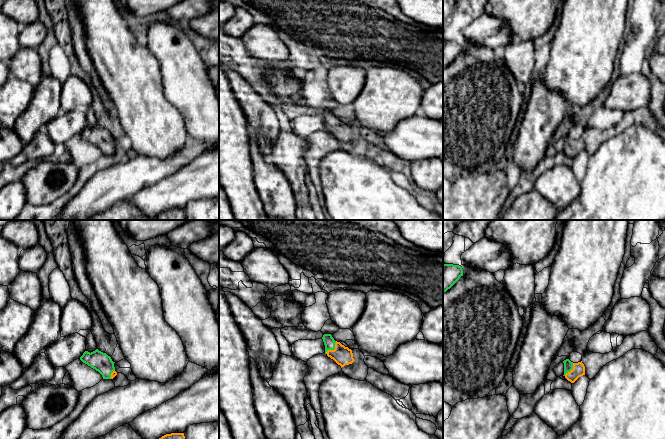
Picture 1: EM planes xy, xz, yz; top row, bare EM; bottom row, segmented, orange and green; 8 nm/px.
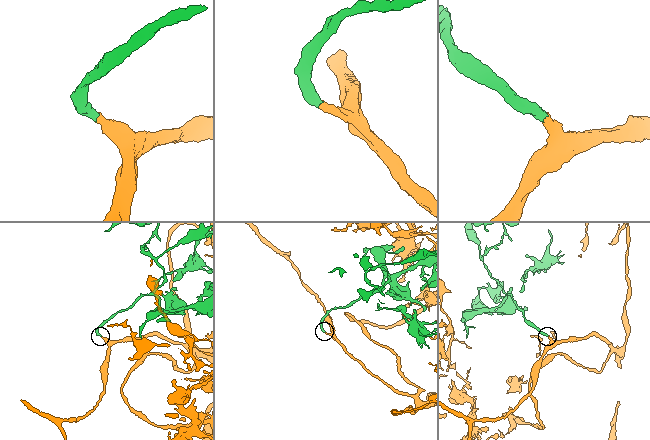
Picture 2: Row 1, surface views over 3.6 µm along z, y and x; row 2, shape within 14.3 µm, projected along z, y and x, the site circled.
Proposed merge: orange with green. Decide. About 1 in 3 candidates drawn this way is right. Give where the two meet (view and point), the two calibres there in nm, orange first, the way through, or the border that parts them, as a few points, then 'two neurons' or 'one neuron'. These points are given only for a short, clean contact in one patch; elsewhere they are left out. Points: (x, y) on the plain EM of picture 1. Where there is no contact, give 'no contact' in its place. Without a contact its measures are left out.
meets orange in xz at (334, 125); 150 nm thick on the orange side, 90 nm on the other; runs through xz (342, 131), (334, 125), (329, 118); one neuron

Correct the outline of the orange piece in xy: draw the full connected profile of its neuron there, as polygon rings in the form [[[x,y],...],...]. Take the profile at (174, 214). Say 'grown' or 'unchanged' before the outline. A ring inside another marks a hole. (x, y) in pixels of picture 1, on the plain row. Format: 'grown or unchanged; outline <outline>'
unchanged; outline [[[184,209],[166,210],[156,217],[157,220],[186,220]]]

